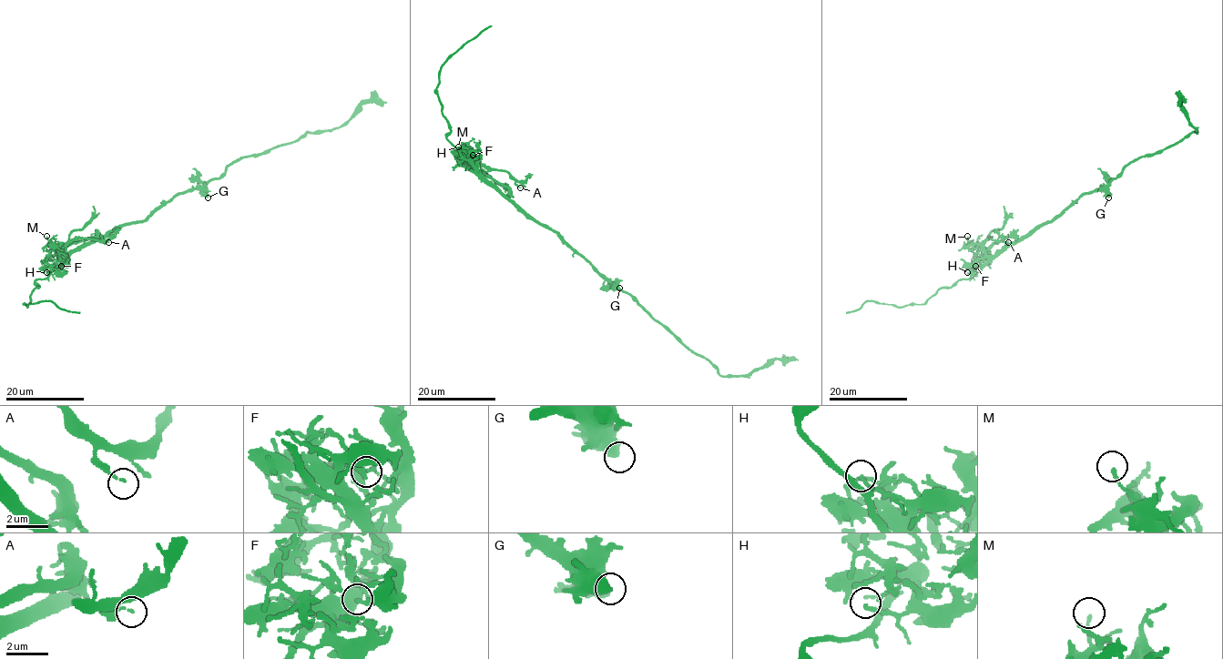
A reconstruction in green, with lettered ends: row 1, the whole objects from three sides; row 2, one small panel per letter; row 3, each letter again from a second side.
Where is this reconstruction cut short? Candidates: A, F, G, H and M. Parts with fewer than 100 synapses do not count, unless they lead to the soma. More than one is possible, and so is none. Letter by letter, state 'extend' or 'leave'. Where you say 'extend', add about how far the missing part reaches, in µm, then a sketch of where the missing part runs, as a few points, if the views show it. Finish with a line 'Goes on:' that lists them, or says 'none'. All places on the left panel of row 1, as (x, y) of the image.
A: leave
F: leave
G: leave
H: leave
M: leave
Goes on: none

